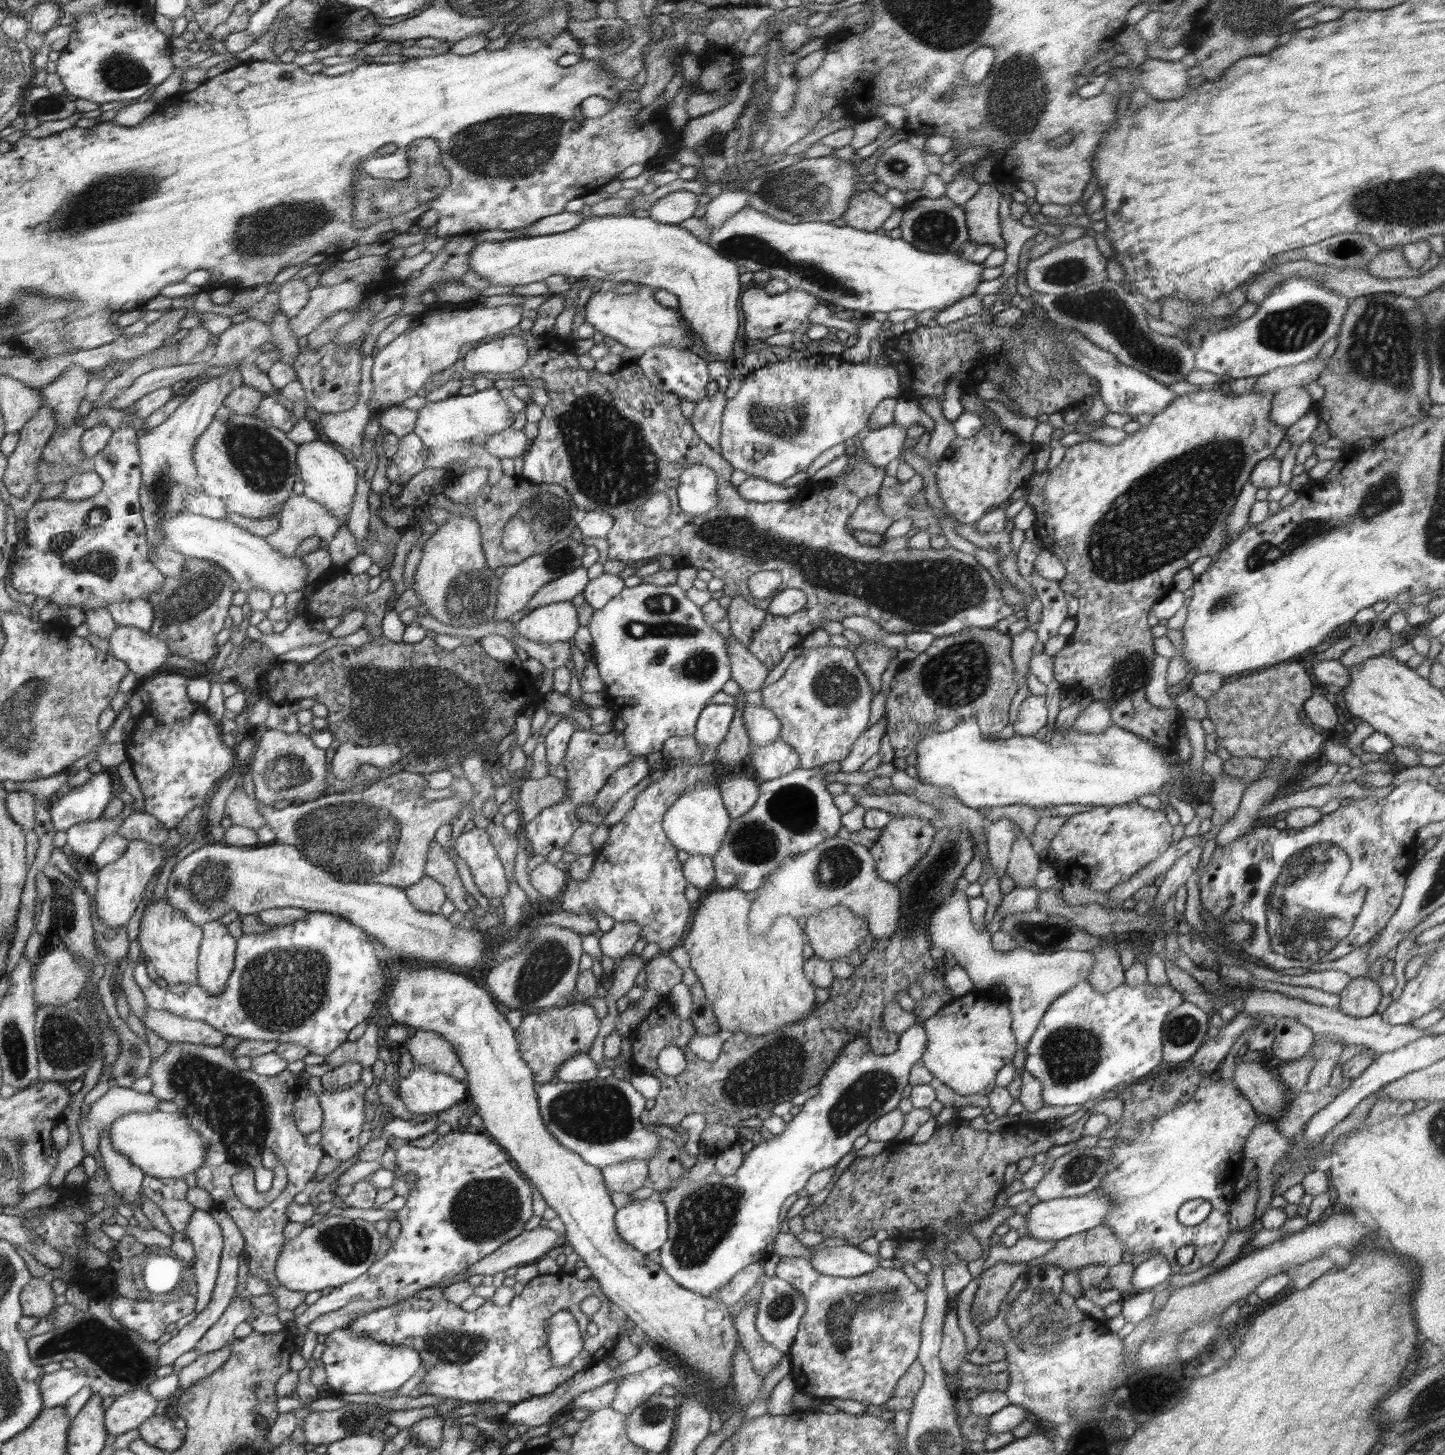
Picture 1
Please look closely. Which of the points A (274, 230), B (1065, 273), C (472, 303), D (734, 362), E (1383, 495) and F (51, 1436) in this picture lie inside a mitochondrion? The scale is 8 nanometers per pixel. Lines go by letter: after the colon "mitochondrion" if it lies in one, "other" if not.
A: mitochondrion
B: mitochondrion
C: other
D: other
E: mitochondrion
F: other

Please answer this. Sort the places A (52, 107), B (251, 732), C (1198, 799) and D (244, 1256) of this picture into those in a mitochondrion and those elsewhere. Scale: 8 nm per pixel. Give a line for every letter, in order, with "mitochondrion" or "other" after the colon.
A: mitochondrion
B: other
C: other
D: other

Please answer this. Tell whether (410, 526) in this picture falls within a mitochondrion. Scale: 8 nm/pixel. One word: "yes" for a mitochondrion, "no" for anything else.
no

